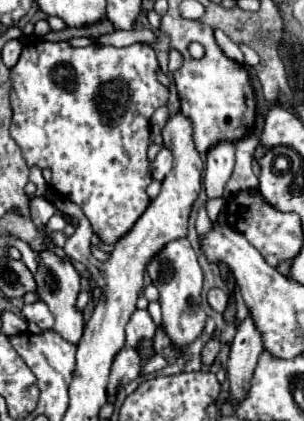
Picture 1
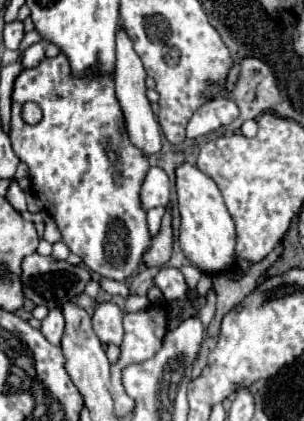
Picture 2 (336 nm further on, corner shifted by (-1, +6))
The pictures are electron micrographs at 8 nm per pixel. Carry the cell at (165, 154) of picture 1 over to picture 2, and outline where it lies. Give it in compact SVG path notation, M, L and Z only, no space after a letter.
M150 167L142 185L142 207L152 209L170 201L170 179L162 167Z

